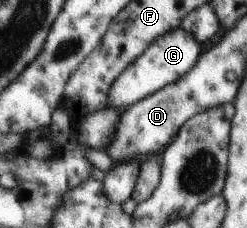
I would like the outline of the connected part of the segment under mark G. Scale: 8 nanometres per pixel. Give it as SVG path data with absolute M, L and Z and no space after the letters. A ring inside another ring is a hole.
M181 27L165 32L115 80L115 84L111 86L109 107L128 107L143 100L147 95L152 95L163 87L178 82L182 76L191 71L191 68L194 68L195 62L199 62L197 60L199 54L201 54L201 46L191 38L191 34L181 30Z

